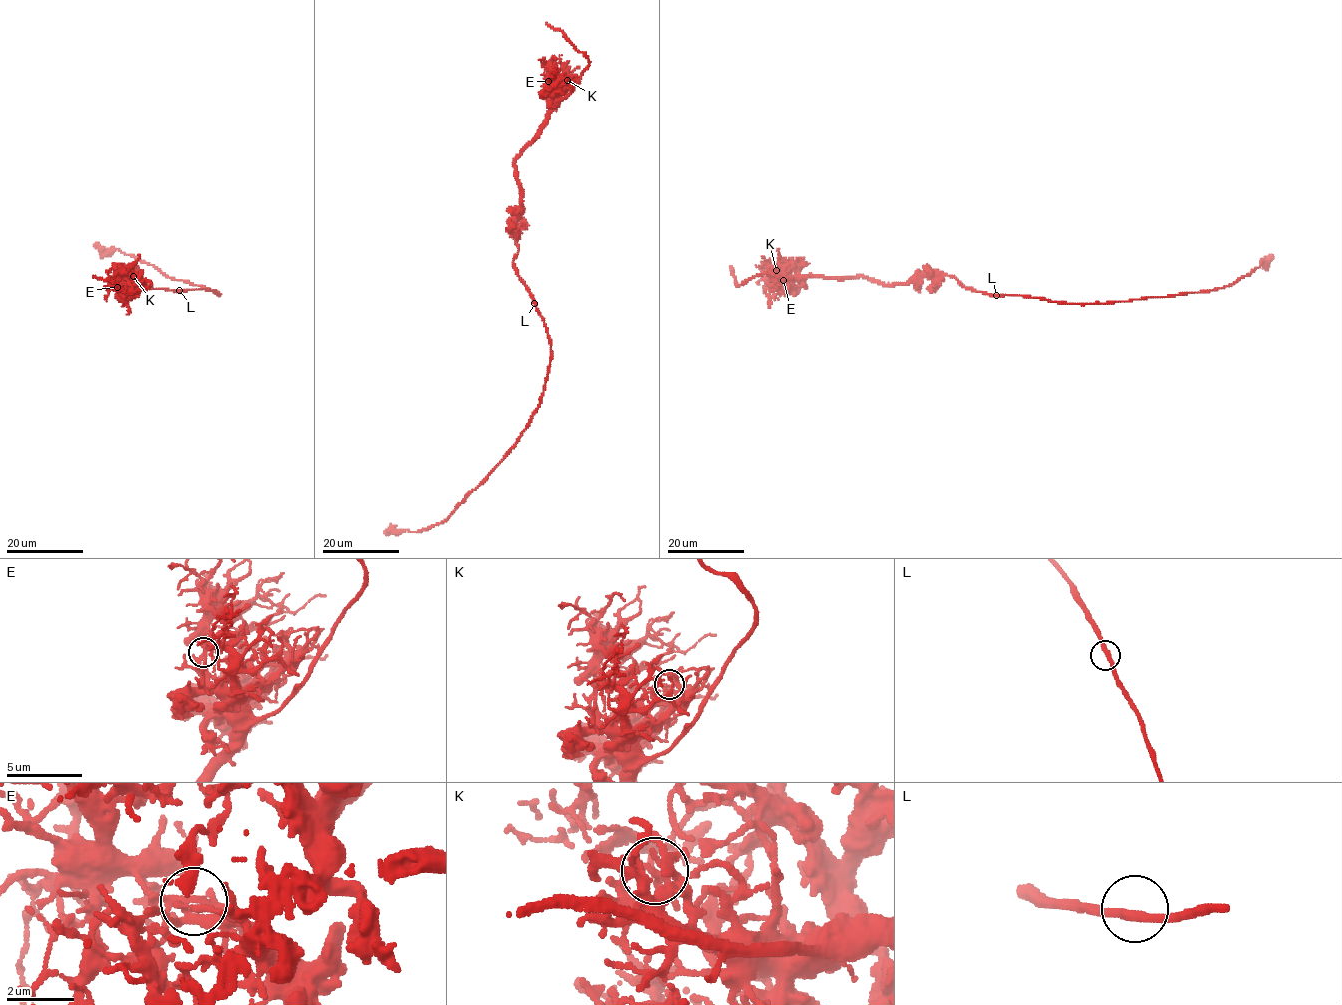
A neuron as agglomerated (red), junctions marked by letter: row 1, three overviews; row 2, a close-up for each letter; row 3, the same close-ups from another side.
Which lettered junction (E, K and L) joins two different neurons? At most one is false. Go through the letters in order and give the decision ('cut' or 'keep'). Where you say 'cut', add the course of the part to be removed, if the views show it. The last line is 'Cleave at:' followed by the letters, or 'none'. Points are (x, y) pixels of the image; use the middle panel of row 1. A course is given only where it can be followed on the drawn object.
E: cut
K: keep
L: keep
Cleave at: E

